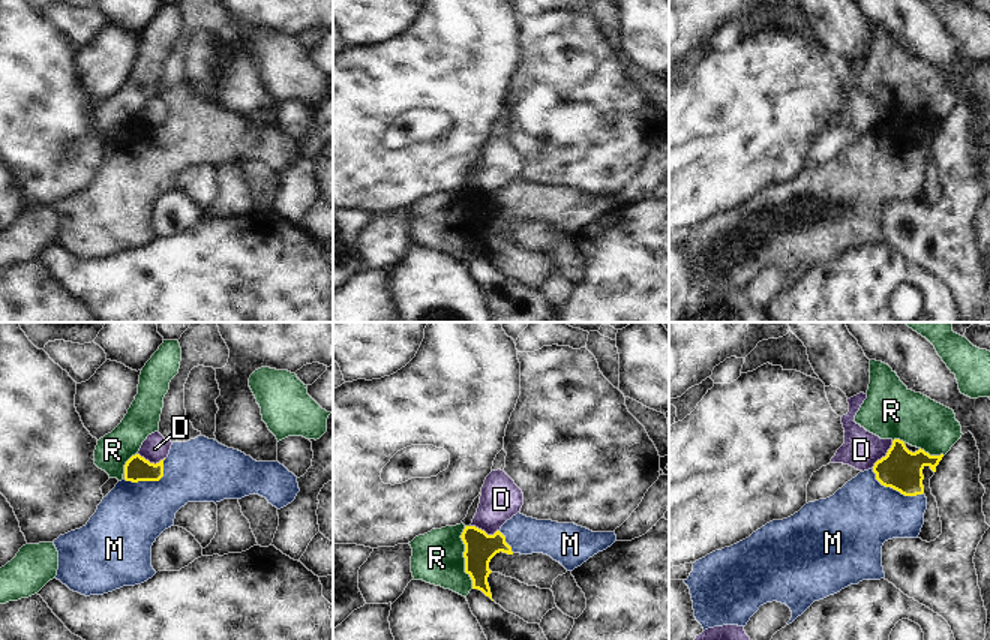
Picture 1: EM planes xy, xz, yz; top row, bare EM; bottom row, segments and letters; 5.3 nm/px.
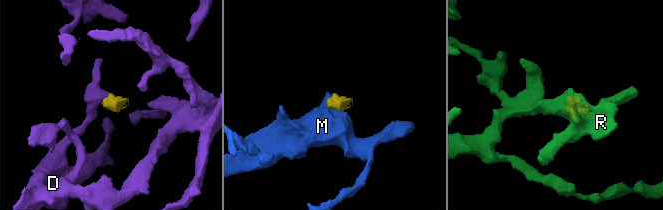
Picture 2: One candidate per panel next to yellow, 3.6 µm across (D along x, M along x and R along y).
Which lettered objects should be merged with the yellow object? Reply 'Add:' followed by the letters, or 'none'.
Add: M.

